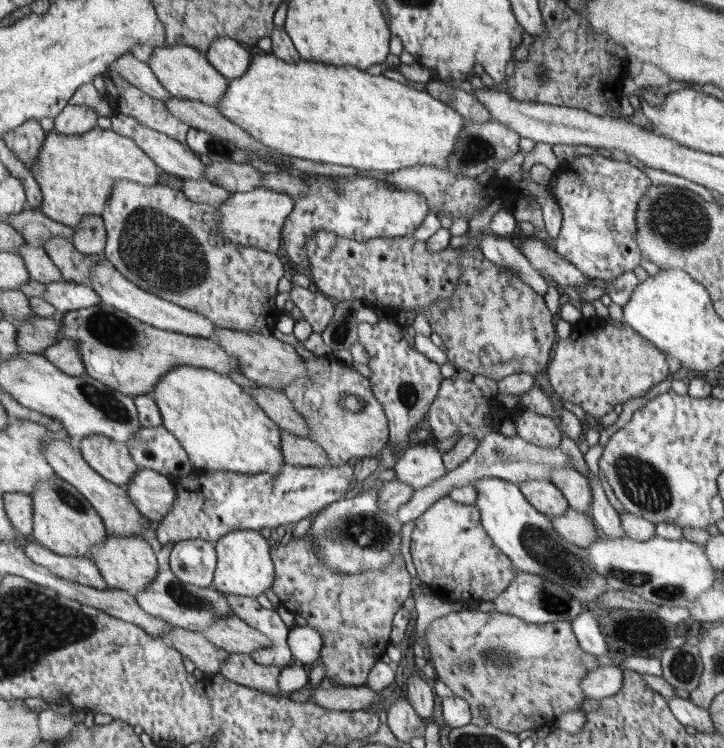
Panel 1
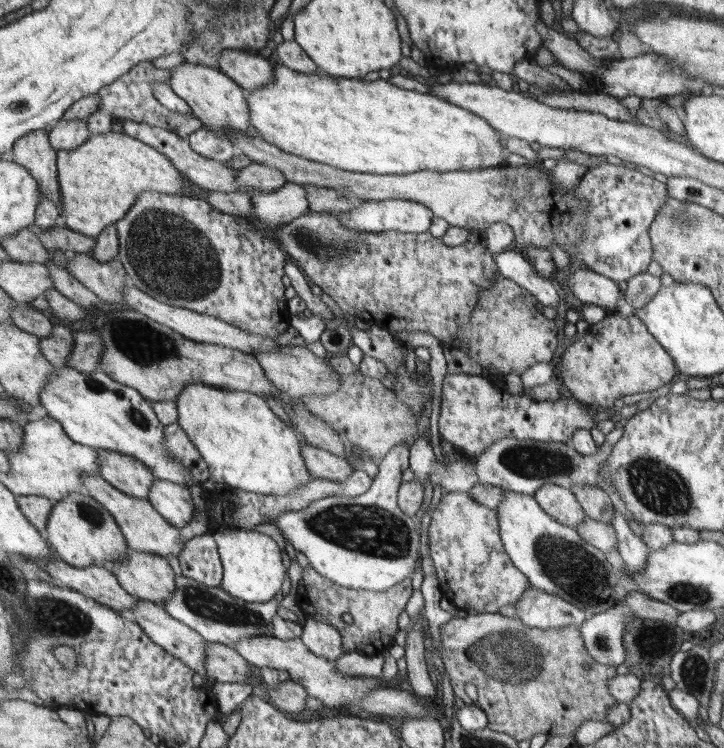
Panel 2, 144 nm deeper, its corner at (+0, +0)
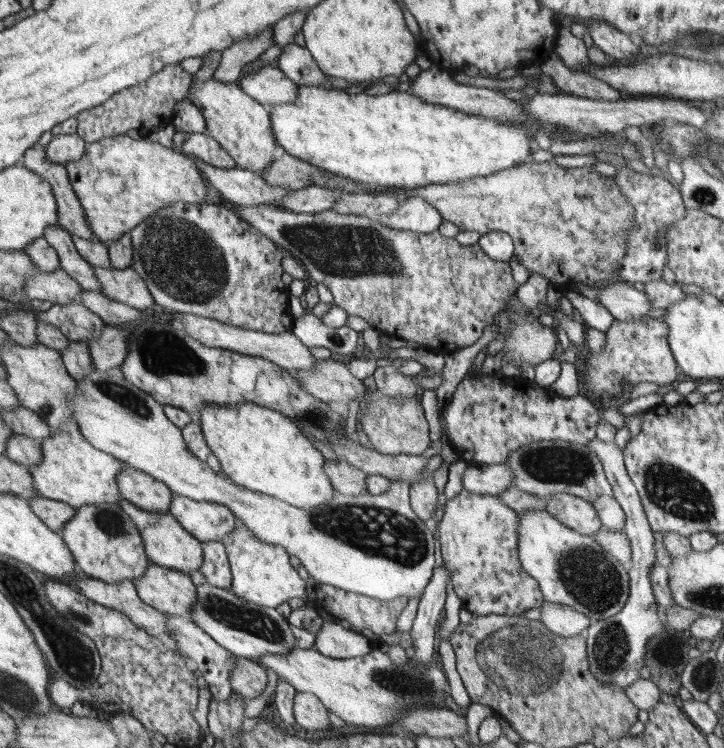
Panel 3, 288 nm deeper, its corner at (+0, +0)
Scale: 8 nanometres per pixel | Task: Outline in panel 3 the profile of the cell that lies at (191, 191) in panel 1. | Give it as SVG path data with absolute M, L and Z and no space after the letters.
M227 204L243 222L251 224L251 228L255 228L257 232L261 232L263 236L267 236L267 240L277 242L279 246L283 246L283 250L303 268L307 270L307 276L311 278L311 282L315 284L323 284L331 296L333 296L333 306L343 308L349 316L359 316L365 322L369 322L377 332L385 334L385 336L393 336L393 338L401 338L401 340L411 340L417 342L419 348L429 348L433 352L437 352L439 356L447 356L453 352L459 352L465 346L471 346L473 342L479 340L481 332L485 326L491 326L495 320L495 314L499 314L501 310L507 308L509 300L513 300L513 296L517 296L517 284L513 282L513 274L509 268L509 262L493 262L491 258L487 258L477 244L473 246L459 246L459 242L455 242L455 238L443 238L439 232L433 234L413 234L413 232L401 232L401 230L391 230L387 226L381 226L375 222L371 222L369 218L361 218L361 216L345 216L333 210L325 210L319 214L295 214L277 206L269 206L269 204L259 204L259 206L237 206L237 204Z

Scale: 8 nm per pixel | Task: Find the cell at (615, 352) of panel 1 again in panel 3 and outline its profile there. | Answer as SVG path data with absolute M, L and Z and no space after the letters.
M649 316L635 318L631 322L613 320L605 334L607 342L601 352L589 350L587 356L577 358L577 376L587 386L587 394L593 394L593 400L601 398L611 404L617 402L623 392L621 382L627 382L631 386L635 386L637 382L655 382L657 386L663 386L677 378L677 364L667 342L669 326L665 326L665 322L653 320Z

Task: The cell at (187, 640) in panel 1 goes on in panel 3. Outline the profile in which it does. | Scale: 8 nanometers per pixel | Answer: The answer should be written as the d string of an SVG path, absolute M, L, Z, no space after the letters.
M235 656L235 668L231 672L233 692L239 692L243 698L253 700L263 692L265 686L267 686L267 674L263 666L259 666L255 660Z

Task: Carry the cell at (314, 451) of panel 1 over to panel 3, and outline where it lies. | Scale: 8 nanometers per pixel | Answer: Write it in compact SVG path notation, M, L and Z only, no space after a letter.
M327 460L325 466L327 476L331 478L333 488L339 492L339 496L351 496L351 494L367 494L367 476L359 468L347 466L337 460L337 464Z

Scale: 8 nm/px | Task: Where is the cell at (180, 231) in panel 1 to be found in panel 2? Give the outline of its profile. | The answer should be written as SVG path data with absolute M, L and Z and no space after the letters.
M147 190L137 196L137 202L129 214L125 214L123 220L115 222L113 226L117 232L115 260L123 266L129 284L153 300L215 316L245 332L265 338L277 338L289 326L289 312L281 284L285 256L277 248L275 240L251 230L245 220L223 214L221 210L213 208L211 202Z

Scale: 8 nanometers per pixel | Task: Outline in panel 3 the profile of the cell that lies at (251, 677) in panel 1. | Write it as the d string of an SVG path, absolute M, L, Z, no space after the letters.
M297 692L293 696L293 720L307 732L323 732L329 730L329 718L323 704L315 698L315 694Z

